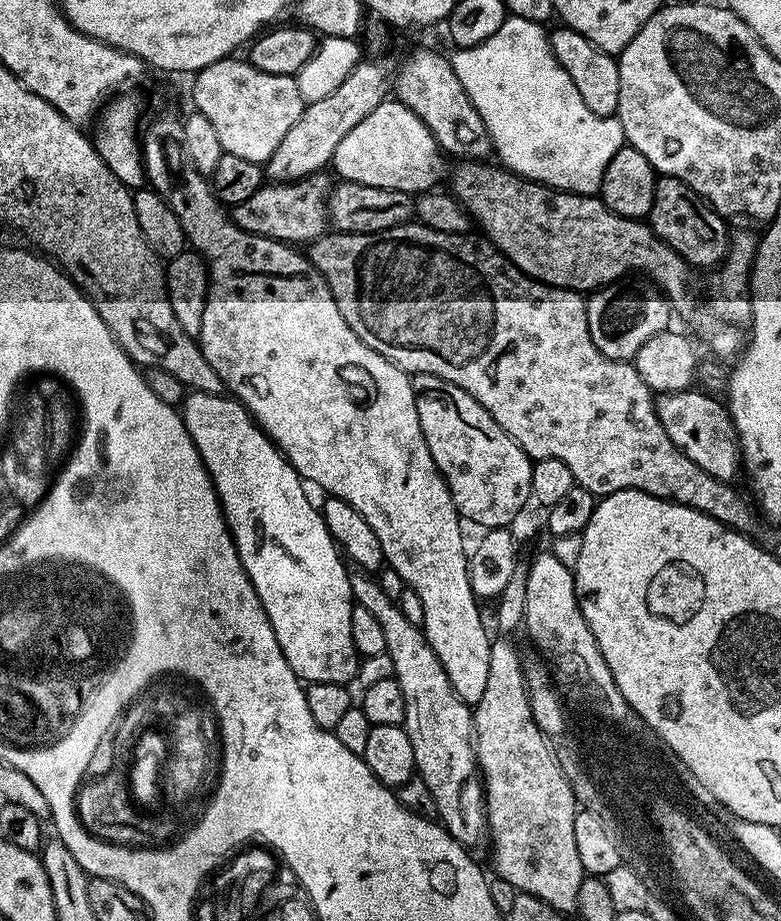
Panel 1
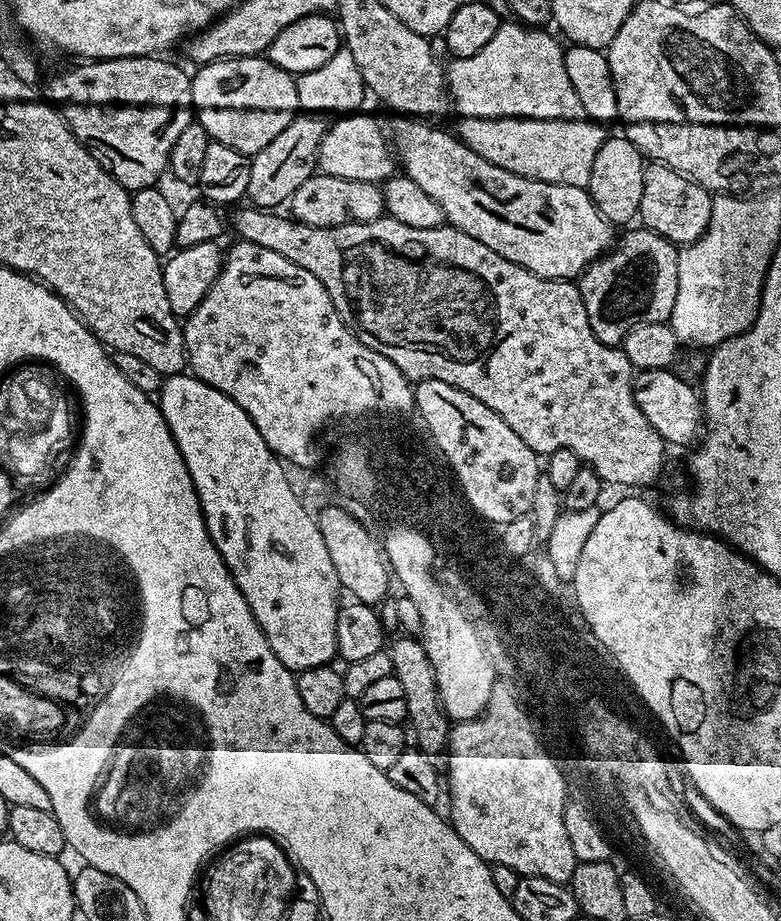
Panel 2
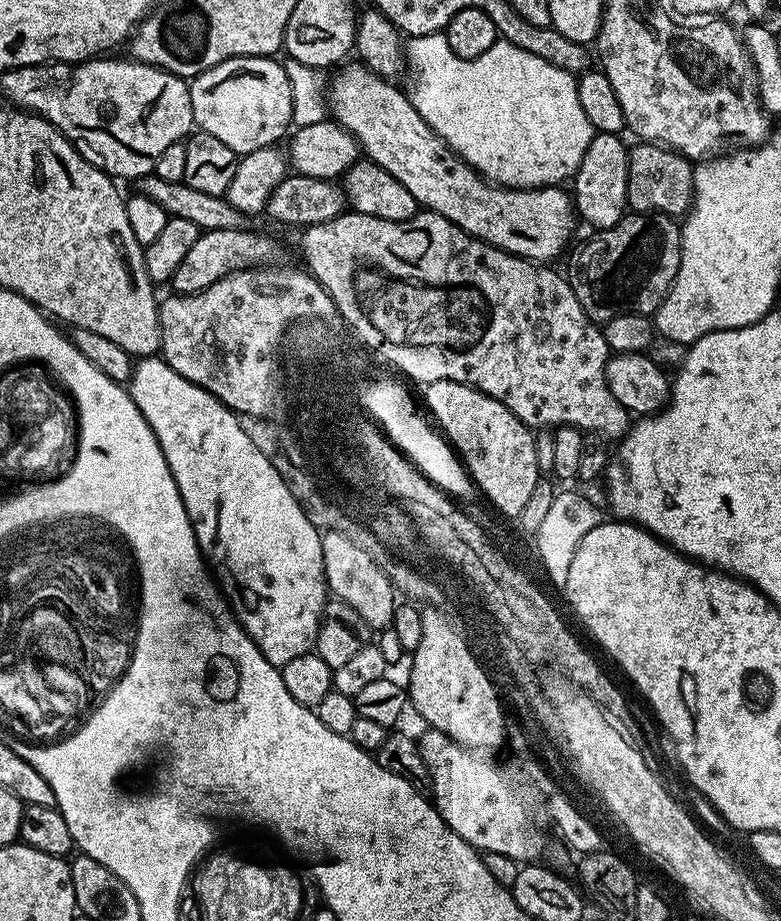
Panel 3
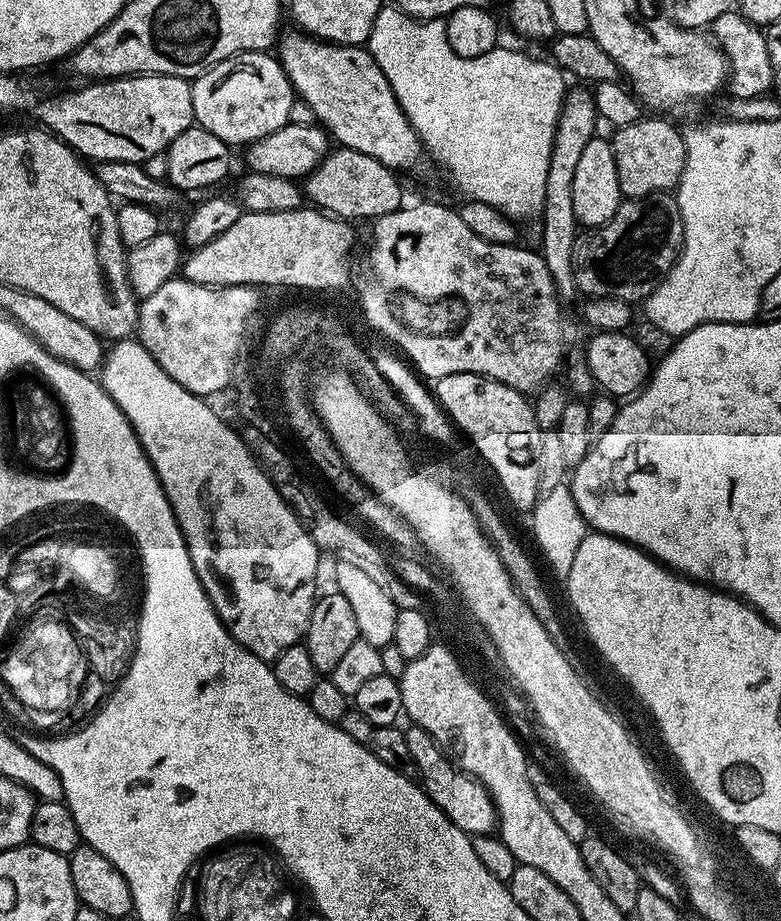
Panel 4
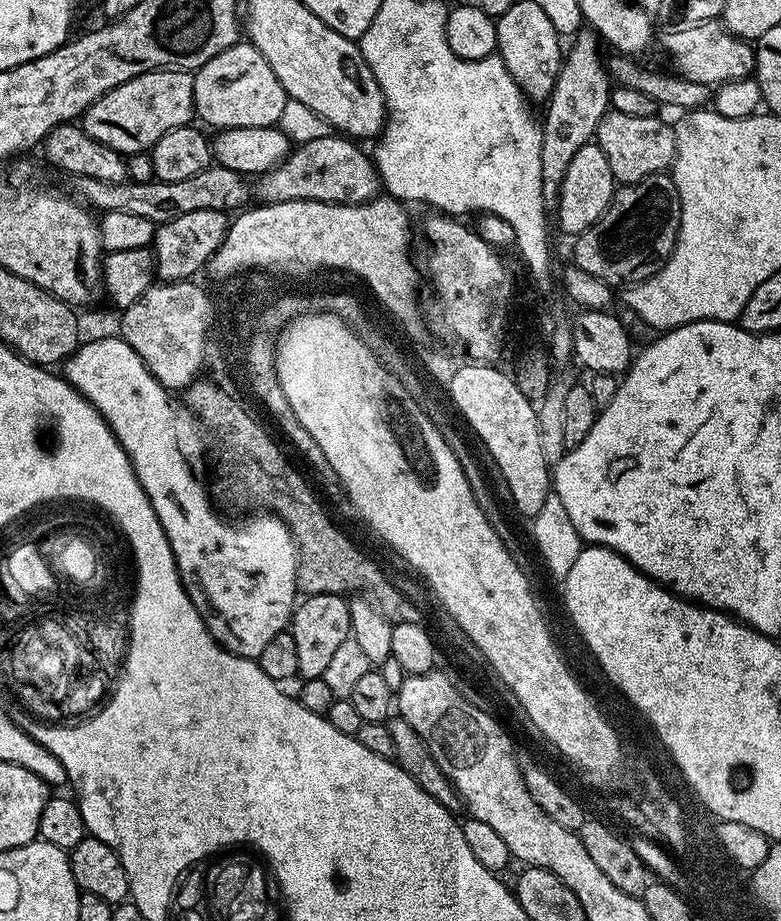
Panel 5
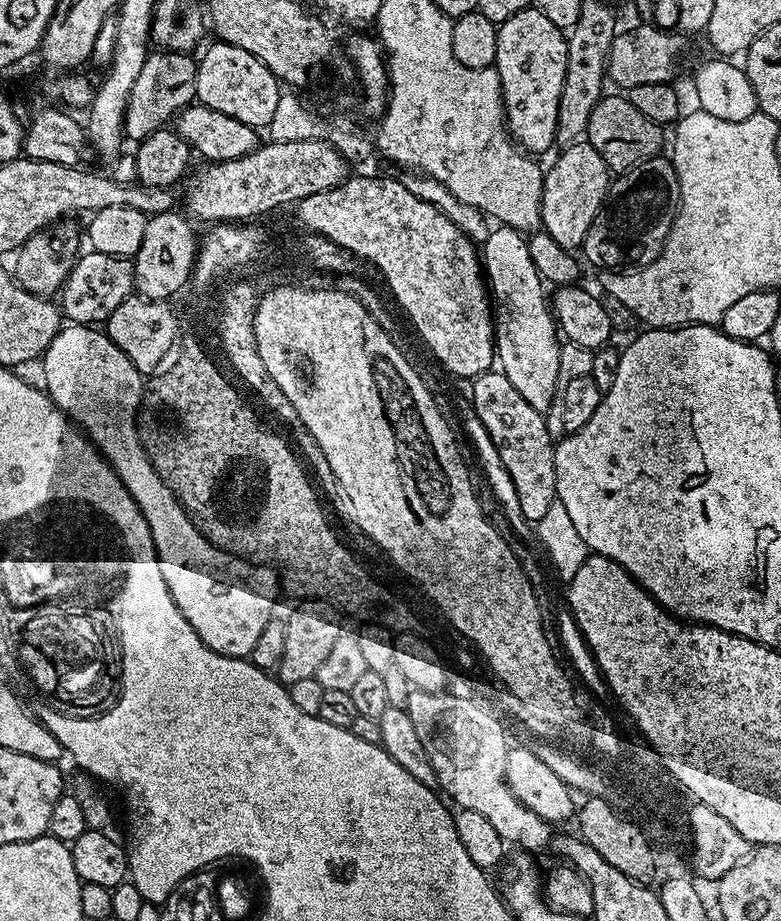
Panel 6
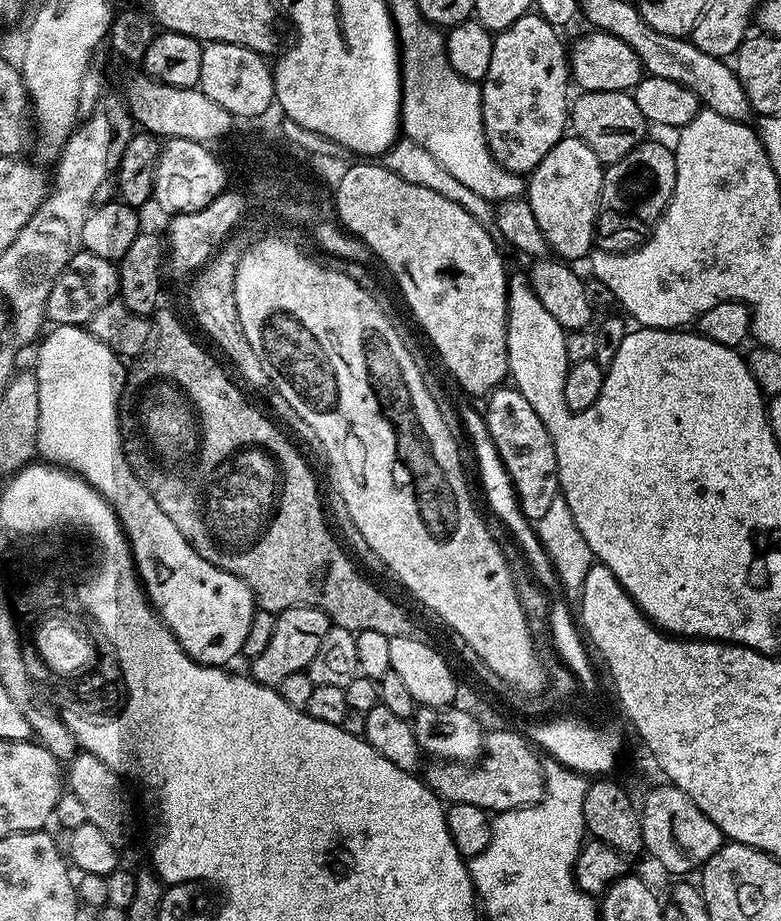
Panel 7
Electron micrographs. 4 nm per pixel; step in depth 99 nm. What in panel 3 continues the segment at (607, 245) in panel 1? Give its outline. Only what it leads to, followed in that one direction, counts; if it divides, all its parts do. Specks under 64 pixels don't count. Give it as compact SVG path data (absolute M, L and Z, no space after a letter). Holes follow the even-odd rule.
M359 62L347 64L339 69L341 72L333 78L332 86L330 82L326 92L331 119L356 139L361 153L367 159L382 166L386 174L394 174L394 178L398 178L398 182L402 182L402 186L406 186L406 190L414 194L421 209L437 212L439 216L454 222L454 226L469 232L477 240L485 240L487 244L493 244L495 248L501 248L504 252L513 252L525 260L552 262L552 259L567 246L572 231L575 230L576 224L578 225L578 217L574 211L574 201L563 187L505 188L485 180L428 125L422 114L418 114L407 91L399 92L392 85L395 83L391 79L372 72Z

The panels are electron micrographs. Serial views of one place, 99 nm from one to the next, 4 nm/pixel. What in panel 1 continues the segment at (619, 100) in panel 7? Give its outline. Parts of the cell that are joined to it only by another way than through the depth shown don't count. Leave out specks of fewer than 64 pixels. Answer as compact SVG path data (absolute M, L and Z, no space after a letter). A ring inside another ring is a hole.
M660 176L654 190L654 202L650 206L646 223L652 233L666 246L670 246L693 269L712 268L723 261L730 247L730 231L725 217L719 216L703 198L686 182L673 176Z

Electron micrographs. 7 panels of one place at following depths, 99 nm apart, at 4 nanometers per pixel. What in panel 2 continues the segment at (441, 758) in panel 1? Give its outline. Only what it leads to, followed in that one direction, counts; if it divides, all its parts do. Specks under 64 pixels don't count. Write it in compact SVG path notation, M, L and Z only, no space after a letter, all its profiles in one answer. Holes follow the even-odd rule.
M400 634L387 645L392 663L392 675L402 682L402 690L406 693L407 723L416 731L415 747L429 754L443 753L448 747L450 721L444 714L440 704L440 692L436 688L434 666L430 666L430 658L426 654L423 643L415 636Z

